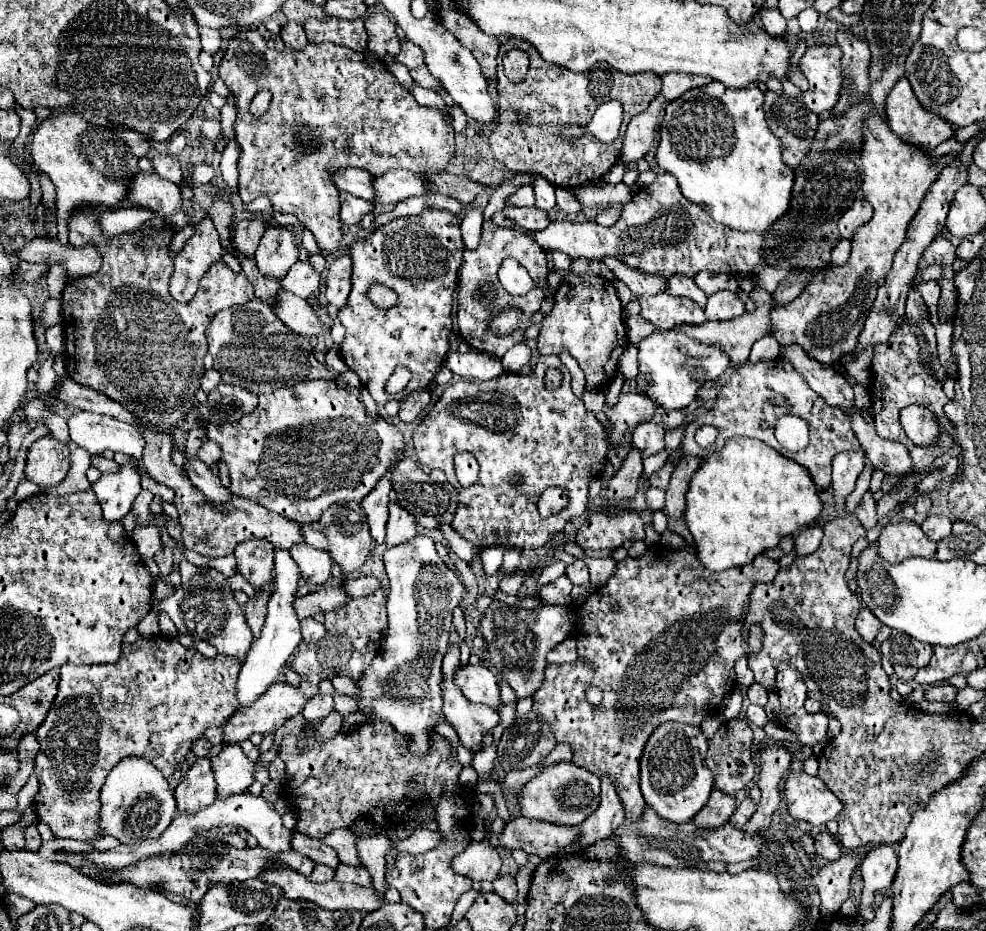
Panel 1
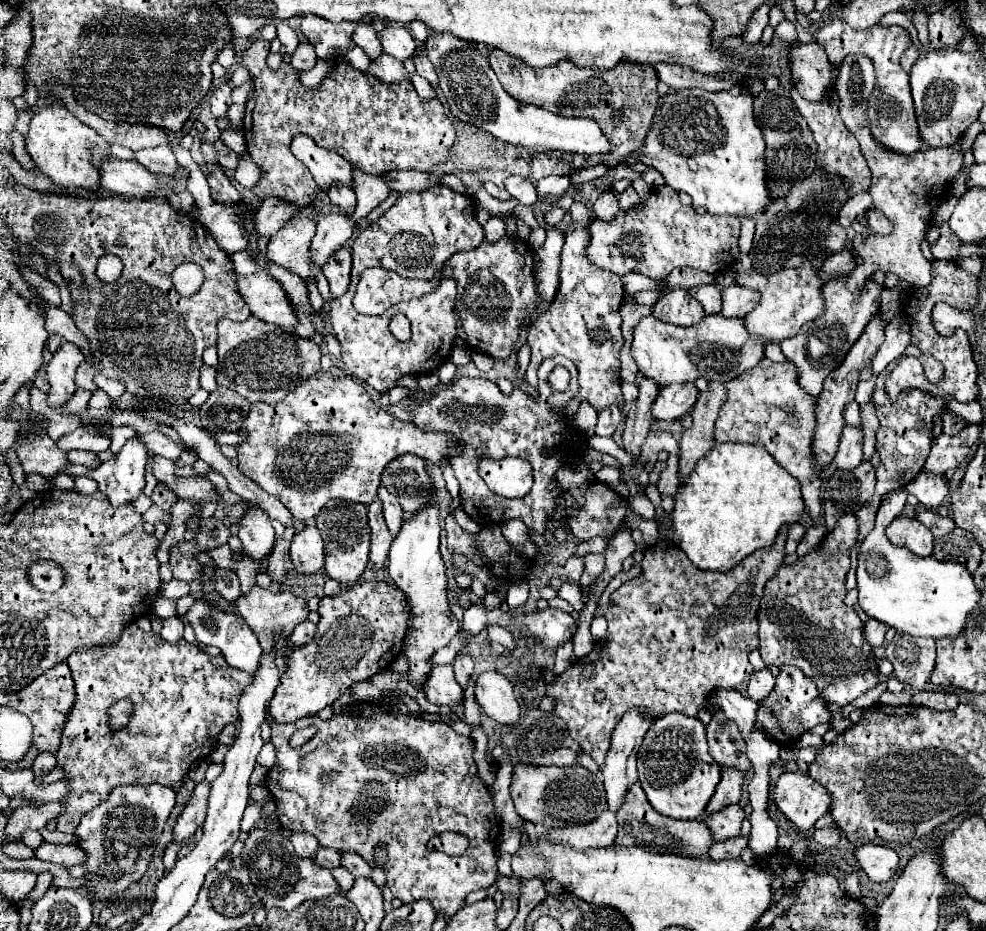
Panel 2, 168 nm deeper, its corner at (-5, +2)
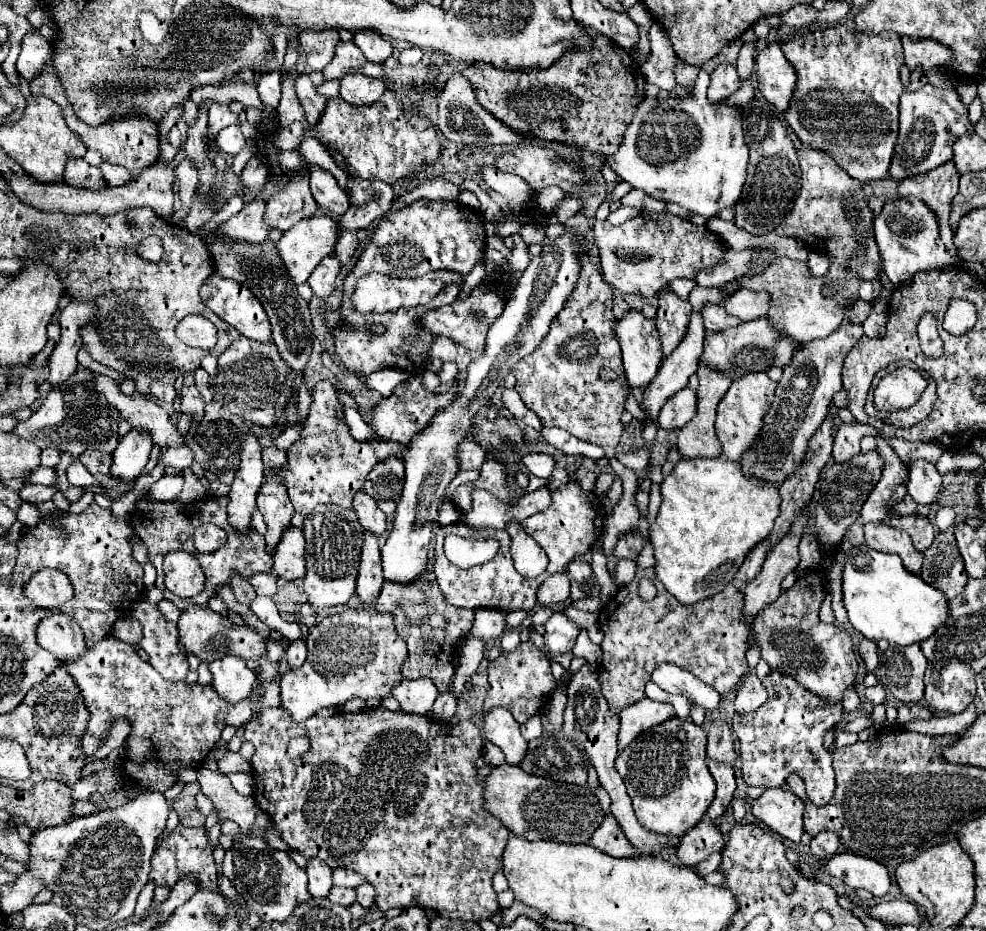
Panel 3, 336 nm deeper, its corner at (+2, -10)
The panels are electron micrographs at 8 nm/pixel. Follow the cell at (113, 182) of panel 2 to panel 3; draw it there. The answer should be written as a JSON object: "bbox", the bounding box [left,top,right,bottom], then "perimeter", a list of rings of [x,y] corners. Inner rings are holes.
{"bbox":[64,159,106,189],"perimeter":[[[68,159],[64,169],[64,183],[70,187],[82,187],[82,189],[106,189],[106,183],[102,183],[98,167],[90,167],[84,159]]]}

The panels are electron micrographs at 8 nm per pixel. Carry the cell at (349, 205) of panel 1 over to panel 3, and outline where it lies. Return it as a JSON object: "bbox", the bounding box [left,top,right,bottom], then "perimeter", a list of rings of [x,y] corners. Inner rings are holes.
{"bbox":[310,165,348,217],"perimeter":[[[310,165],[310,189],[318,207],[322,207],[326,213],[334,217],[346,213],[348,207],[346,191],[338,185],[338,181],[334,179],[334,175],[330,175],[330,171],[320,169],[318,165]]]}

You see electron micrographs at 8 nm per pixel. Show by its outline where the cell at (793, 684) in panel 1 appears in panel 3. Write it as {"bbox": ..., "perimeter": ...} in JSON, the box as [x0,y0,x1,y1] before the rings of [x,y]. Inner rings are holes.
{"bbox":[732,671,842,805],"perimeter":[[[772,671],[762,679],[762,685],[768,691],[768,701],[748,715],[736,713],[732,719],[732,729],[740,741],[740,767],[746,785],[754,787],[782,787],[784,779],[792,773],[802,775],[806,795],[814,805],[826,805],[828,799],[834,794],[834,769],[832,767],[832,754],[824,747],[824,733],[832,729],[842,717],[842,701],[828,705],[820,695],[810,693],[802,685],[798,685],[790,675],[780,671]]]}

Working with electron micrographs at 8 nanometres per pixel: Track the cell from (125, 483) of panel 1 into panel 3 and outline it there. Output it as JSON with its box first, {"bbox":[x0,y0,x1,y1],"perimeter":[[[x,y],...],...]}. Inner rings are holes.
{"bbox":[112,429,152,481],"perimeter":[[[146,429],[128,431],[120,439],[114,451],[112,477],[120,477],[122,481],[136,479],[148,463],[150,449],[152,449],[152,437]]]}

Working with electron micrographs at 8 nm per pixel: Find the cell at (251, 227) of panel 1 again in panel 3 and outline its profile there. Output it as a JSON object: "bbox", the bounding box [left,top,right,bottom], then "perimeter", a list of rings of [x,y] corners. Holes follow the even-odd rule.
{"bbox":[266,161,318,231],"perimeter":[[[304,161],[304,169],[296,169],[288,185],[266,201],[266,221],[274,229],[288,231],[300,219],[308,219],[316,213],[318,205],[310,195],[306,165],[308,163]]]}

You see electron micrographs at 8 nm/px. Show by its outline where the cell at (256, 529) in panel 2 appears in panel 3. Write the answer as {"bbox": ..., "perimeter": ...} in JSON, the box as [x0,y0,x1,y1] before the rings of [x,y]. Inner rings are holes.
{"bbox":[230,431,264,531],"perimeter":[[[252,431],[246,433],[240,453],[240,471],[236,473],[230,485],[230,525],[236,531],[250,529],[250,515],[256,507],[256,493],[264,481],[264,463],[262,463],[262,447],[258,443],[258,435]]]}

